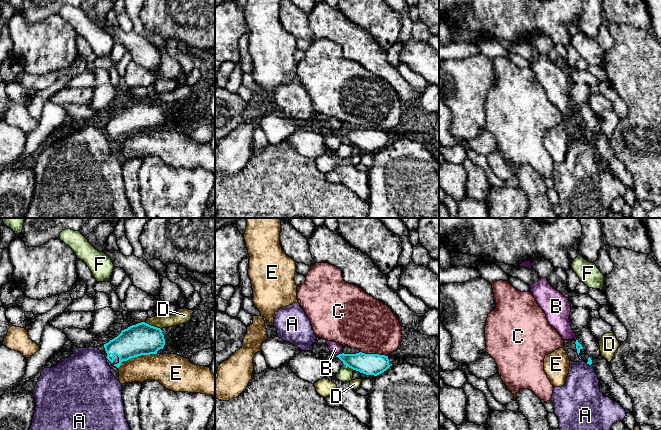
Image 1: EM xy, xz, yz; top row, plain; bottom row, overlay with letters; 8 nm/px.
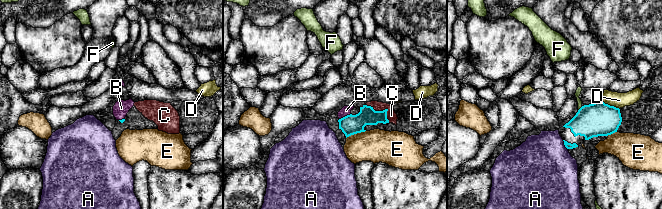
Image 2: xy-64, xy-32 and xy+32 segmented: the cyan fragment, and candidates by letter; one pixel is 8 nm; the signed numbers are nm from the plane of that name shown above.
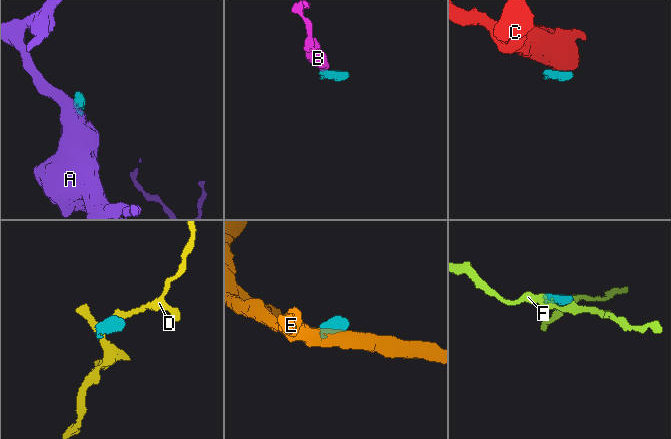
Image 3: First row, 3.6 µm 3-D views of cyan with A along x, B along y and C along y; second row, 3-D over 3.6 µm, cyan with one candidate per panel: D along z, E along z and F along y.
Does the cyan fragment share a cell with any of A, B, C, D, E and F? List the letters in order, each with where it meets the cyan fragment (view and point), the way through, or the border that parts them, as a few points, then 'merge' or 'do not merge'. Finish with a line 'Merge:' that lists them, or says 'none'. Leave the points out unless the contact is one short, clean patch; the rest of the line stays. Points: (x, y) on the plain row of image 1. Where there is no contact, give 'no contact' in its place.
A: yz (589, 140) | along yz (586, 138), (591, 140) | do not merge
B: xz (339, 130) | across xz (368, 140), (346, 135), (339, 130), (335, 124) | merge
C: xz (374, 130) | along xz (360, 127), (387, 132) | do not merge
D: xy (152, 102) | along xy (144, 98), (160, 105) | do not merge
E: xy (140, 131) | along xy (156, 129), (131, 133), (125, 137) | do not merge
F: xz (349, 143) | along xz (344, 140), (353, 146) | do not merge
Merge: B

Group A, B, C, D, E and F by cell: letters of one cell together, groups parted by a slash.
A / B / C / D / E / F

